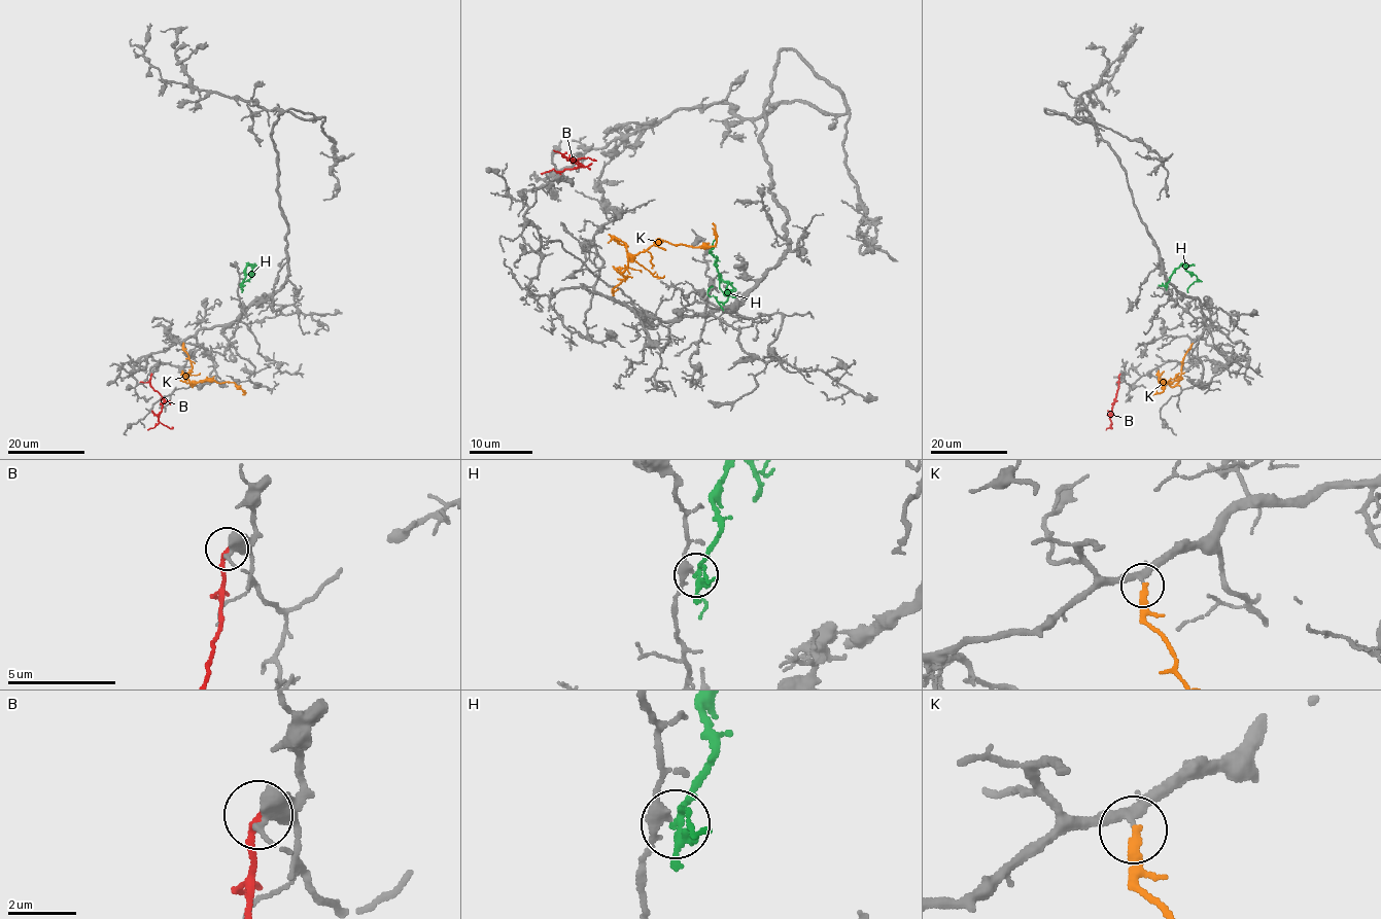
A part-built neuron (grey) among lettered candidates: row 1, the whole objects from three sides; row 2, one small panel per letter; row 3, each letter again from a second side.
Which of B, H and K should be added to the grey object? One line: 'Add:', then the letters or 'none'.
Add: K

